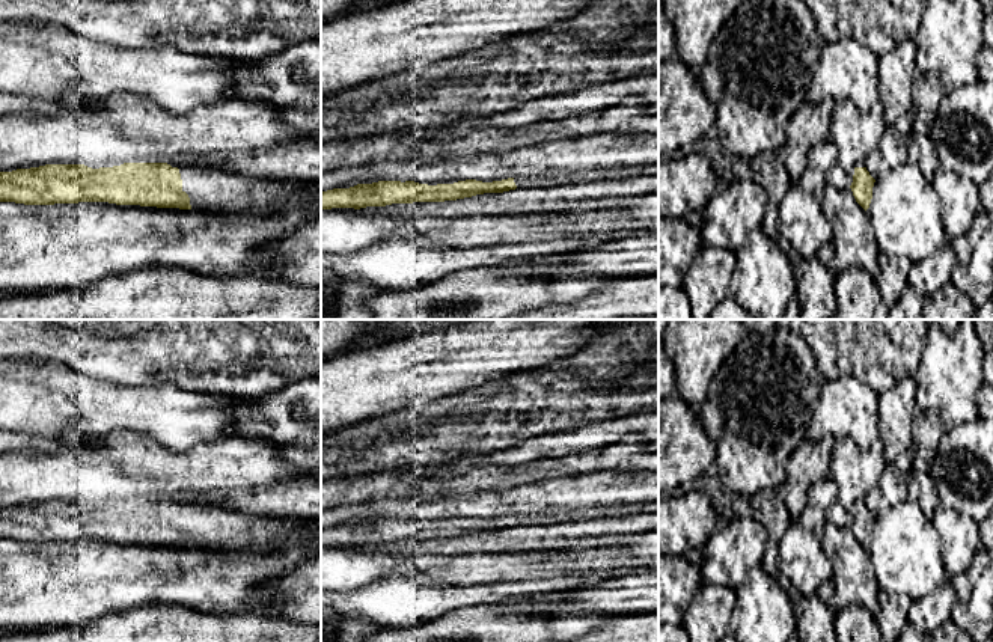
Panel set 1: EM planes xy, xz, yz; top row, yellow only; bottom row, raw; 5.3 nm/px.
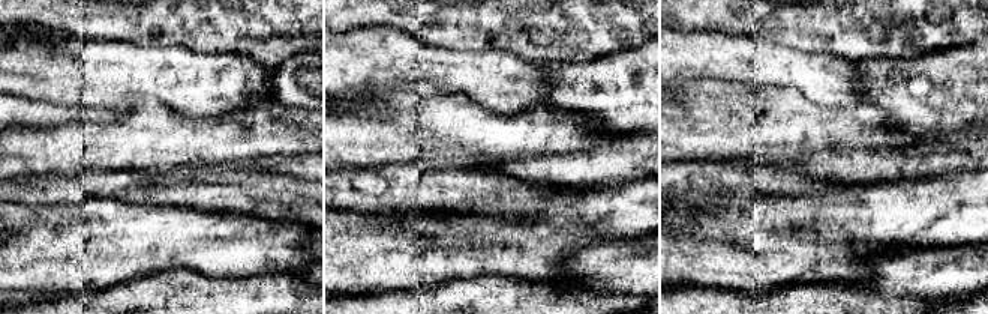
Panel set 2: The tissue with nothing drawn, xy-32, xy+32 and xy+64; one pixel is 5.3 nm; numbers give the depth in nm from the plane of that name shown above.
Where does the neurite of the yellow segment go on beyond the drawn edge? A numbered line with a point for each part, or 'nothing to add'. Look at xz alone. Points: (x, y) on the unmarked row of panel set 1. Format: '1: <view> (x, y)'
1: xz (550, 517)

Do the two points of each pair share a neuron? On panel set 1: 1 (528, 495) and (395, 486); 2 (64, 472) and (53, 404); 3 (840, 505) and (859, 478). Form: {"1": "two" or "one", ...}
{"1": "two", "2": "two", "3": "one"}

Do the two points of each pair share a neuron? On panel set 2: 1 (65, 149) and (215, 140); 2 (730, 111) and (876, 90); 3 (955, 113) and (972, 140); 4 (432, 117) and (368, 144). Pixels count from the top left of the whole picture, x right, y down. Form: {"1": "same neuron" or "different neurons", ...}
{"1": "same neuron", "2": "different neurons", "3": "different neurons", "4": "same neuron"}

